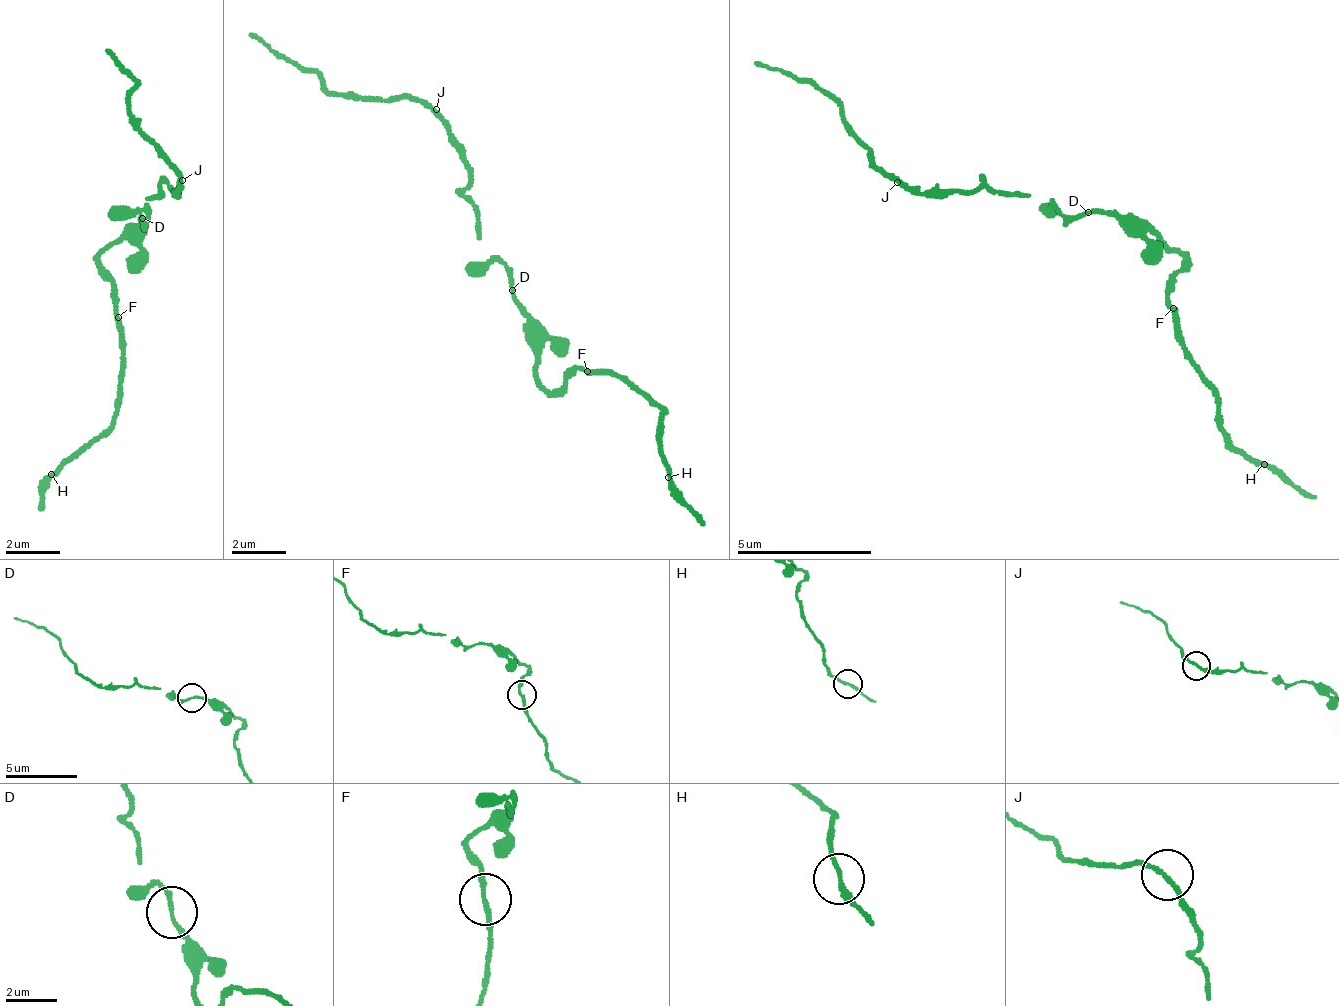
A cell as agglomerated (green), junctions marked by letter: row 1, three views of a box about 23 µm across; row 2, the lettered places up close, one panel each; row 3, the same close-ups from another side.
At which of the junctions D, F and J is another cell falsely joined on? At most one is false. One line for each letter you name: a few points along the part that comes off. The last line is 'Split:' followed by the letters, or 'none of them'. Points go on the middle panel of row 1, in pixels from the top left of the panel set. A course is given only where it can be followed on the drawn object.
Split: none of them

